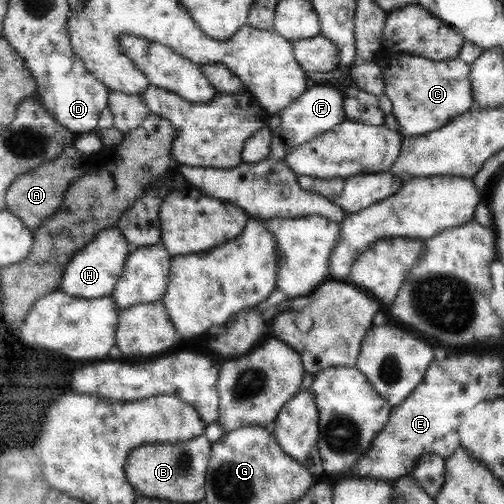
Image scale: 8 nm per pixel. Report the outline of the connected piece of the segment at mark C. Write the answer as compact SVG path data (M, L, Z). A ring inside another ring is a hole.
M388 47L375 60L382 70L383 94L392 101L391 114L398 122L397 131L403 139L434 132L474 106L469 80L471 64L460 58L432 60Z

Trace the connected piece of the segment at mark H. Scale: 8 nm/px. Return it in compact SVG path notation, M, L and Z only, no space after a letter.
M118 227L101 230L68 261L62 273L59 290L70 297L111 297L118 277L124 272L124 263L131 250L131 245Z

